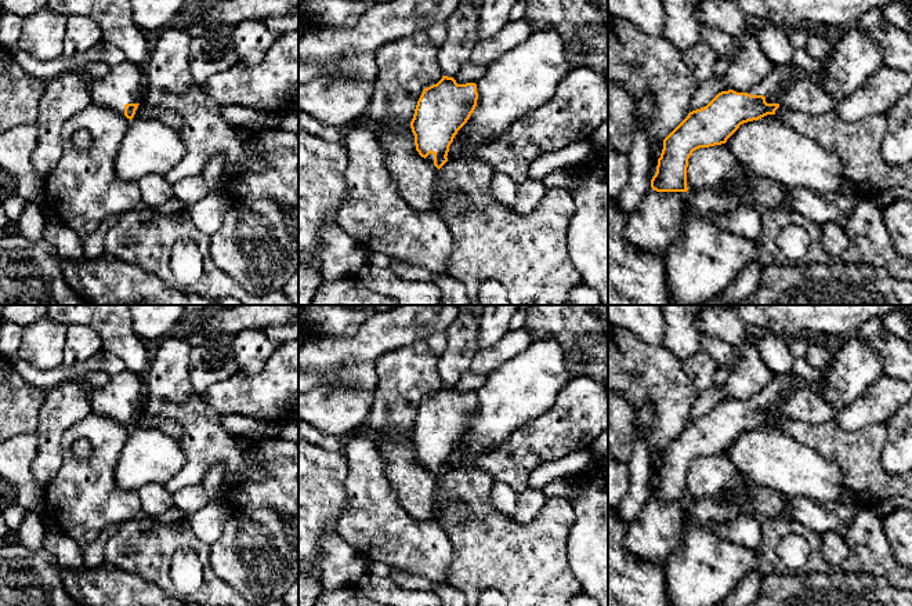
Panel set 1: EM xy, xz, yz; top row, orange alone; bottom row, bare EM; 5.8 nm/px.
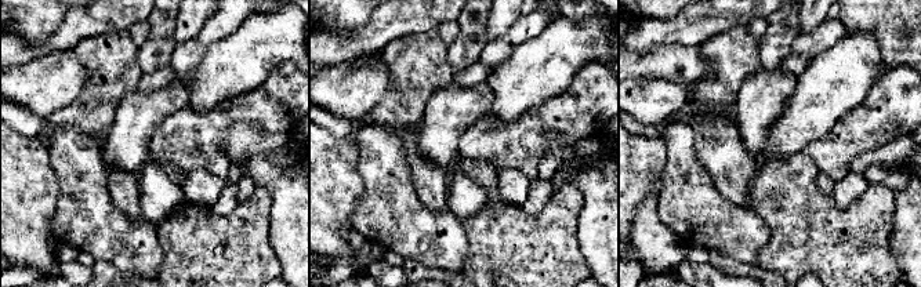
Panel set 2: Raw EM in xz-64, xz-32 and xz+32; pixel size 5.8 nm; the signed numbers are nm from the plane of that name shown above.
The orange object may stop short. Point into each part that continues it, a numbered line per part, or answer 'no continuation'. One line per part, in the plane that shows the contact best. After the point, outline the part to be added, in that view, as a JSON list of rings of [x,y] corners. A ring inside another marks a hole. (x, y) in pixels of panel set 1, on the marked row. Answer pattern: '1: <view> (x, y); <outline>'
1: yz (773, 86); [[[772,65],[771,72],[754,87],[748,91],[737,91],[737,92],[748,92],[750,95],[763,95],[767,104],[779,104],[781,95],[785,91],[786,86],[796,77],[797,69],[792,65]]]

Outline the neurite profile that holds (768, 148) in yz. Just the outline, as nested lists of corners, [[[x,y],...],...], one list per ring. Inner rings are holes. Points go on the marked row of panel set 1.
[[[774,115],[741,124],[725,145],[750,173],[786,186],[829,193],[840,190],[844,181],[836,155]]]

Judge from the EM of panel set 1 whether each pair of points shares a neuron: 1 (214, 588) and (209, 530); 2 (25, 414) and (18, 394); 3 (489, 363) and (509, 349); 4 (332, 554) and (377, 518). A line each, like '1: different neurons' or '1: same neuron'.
1: different neurons
2: same neuron
3: same neuron
4: different neurons

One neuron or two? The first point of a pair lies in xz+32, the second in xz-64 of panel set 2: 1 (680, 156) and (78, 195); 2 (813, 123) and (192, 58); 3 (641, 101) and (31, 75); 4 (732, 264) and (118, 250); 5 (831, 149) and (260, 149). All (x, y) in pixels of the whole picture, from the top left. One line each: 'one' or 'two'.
1: one
2: two
3: one
4: two
5: two

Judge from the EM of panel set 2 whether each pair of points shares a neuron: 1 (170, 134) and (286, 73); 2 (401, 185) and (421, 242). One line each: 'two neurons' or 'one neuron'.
1: one neuron
2: one neuron

